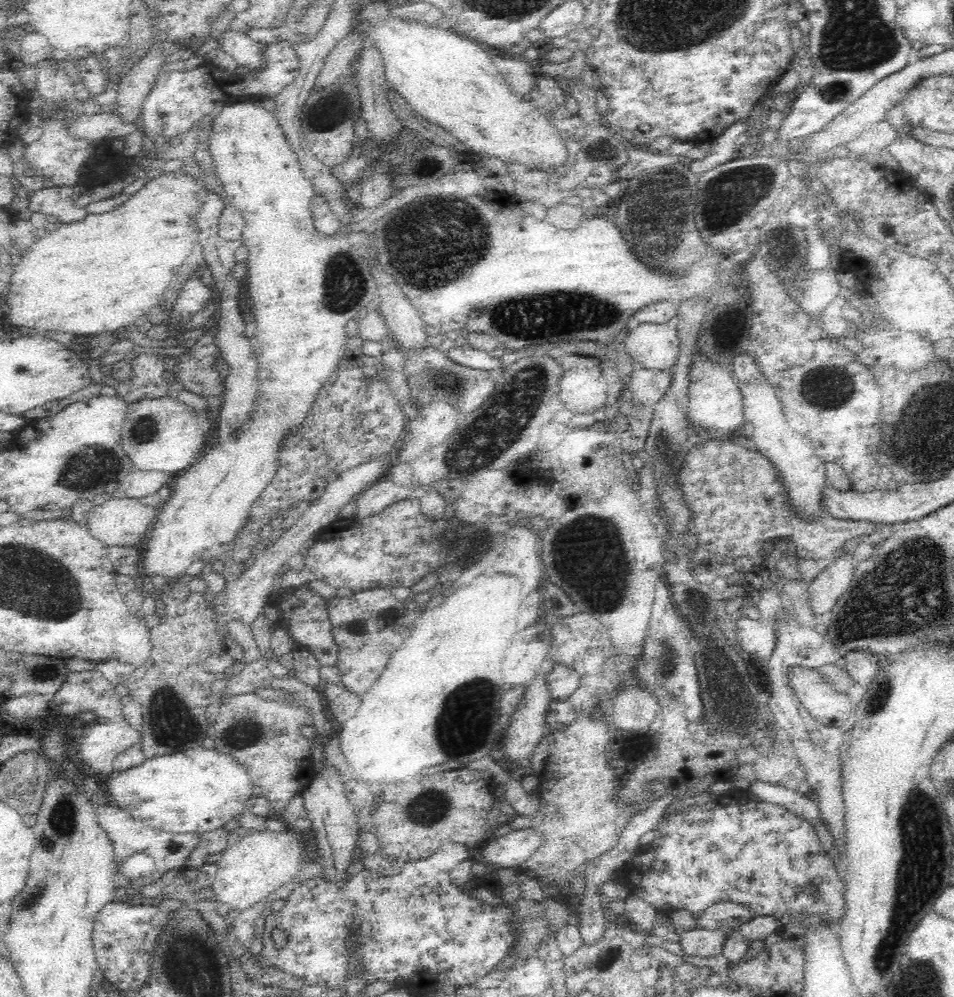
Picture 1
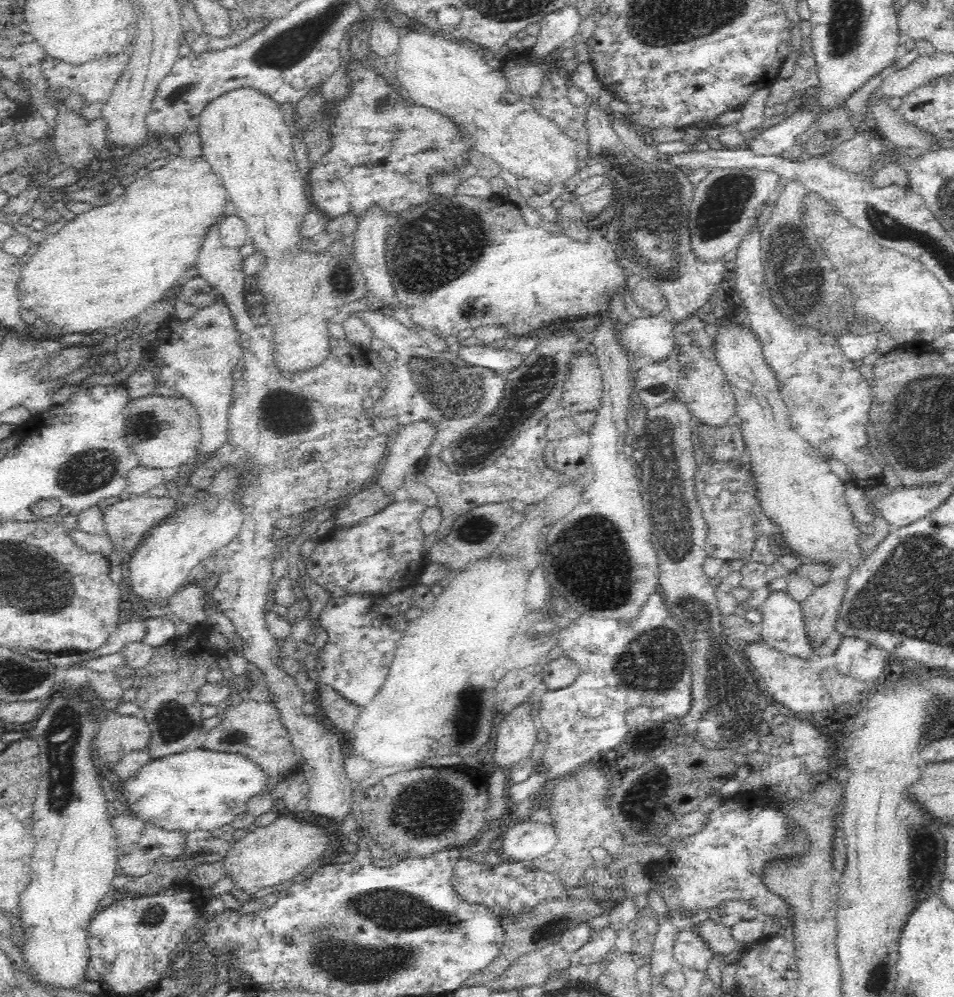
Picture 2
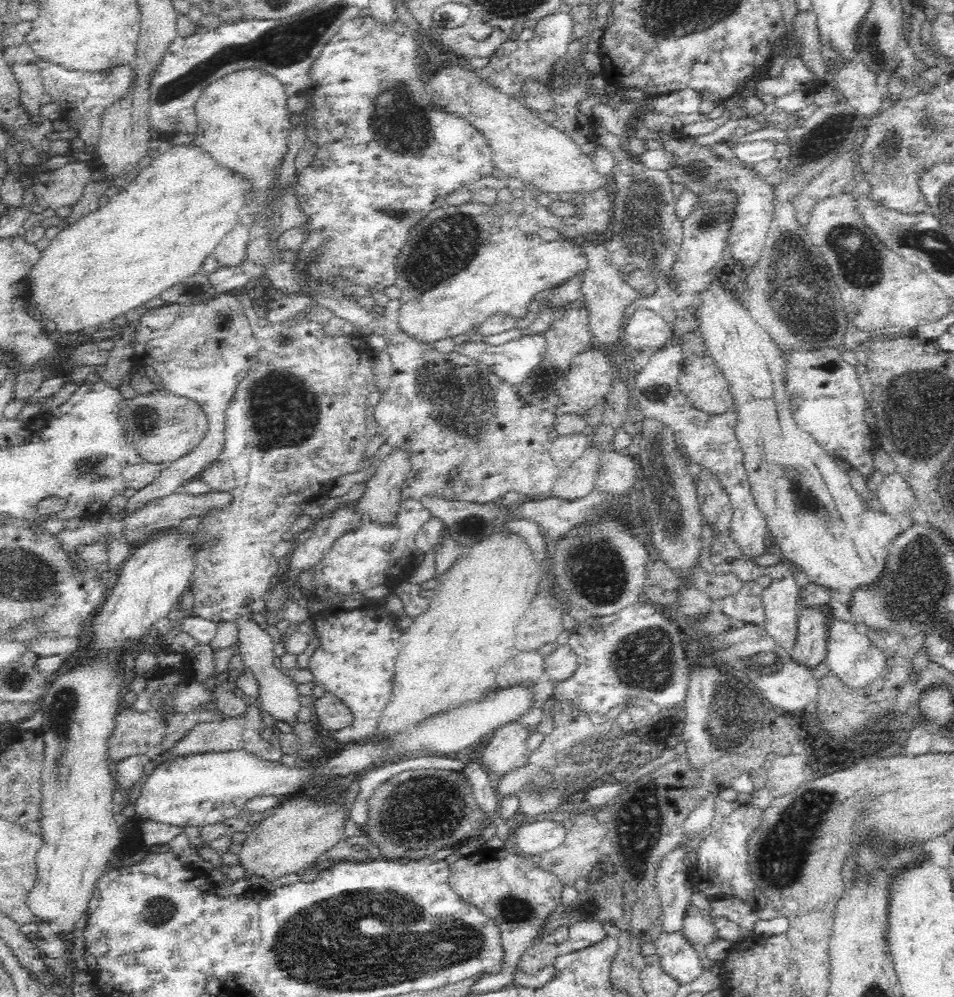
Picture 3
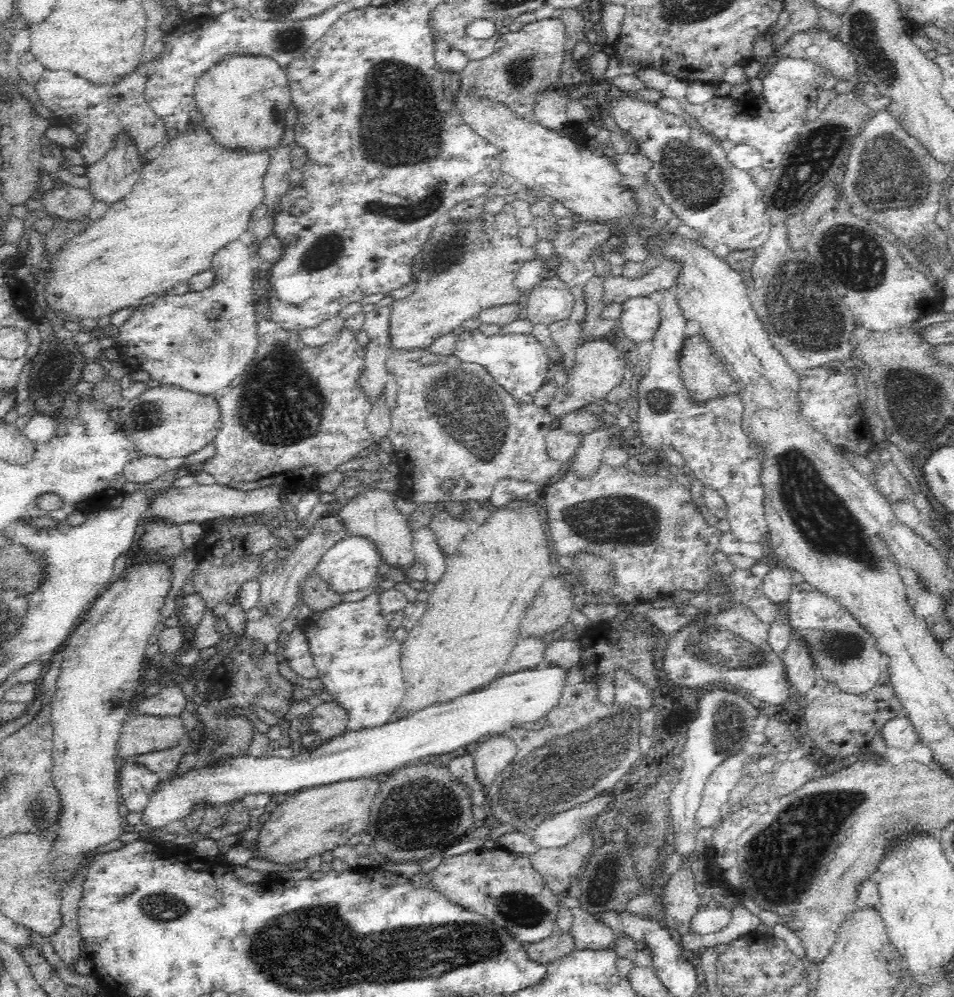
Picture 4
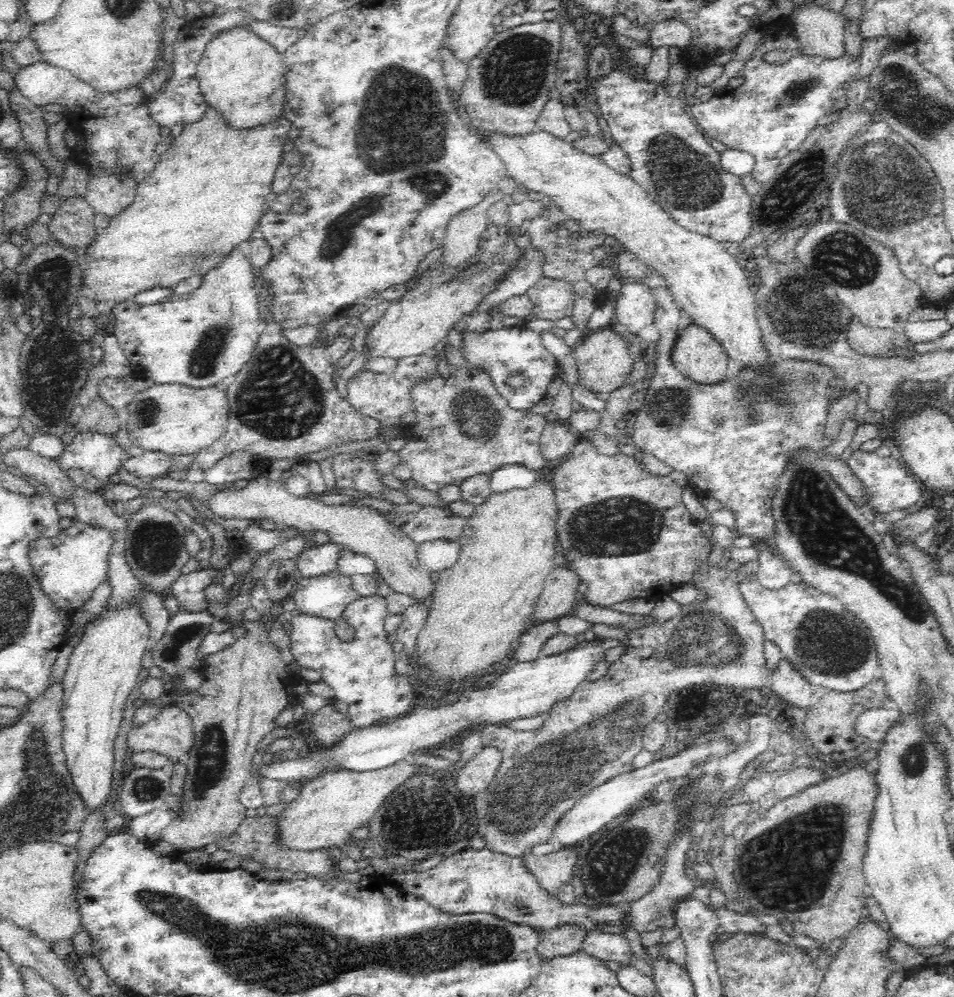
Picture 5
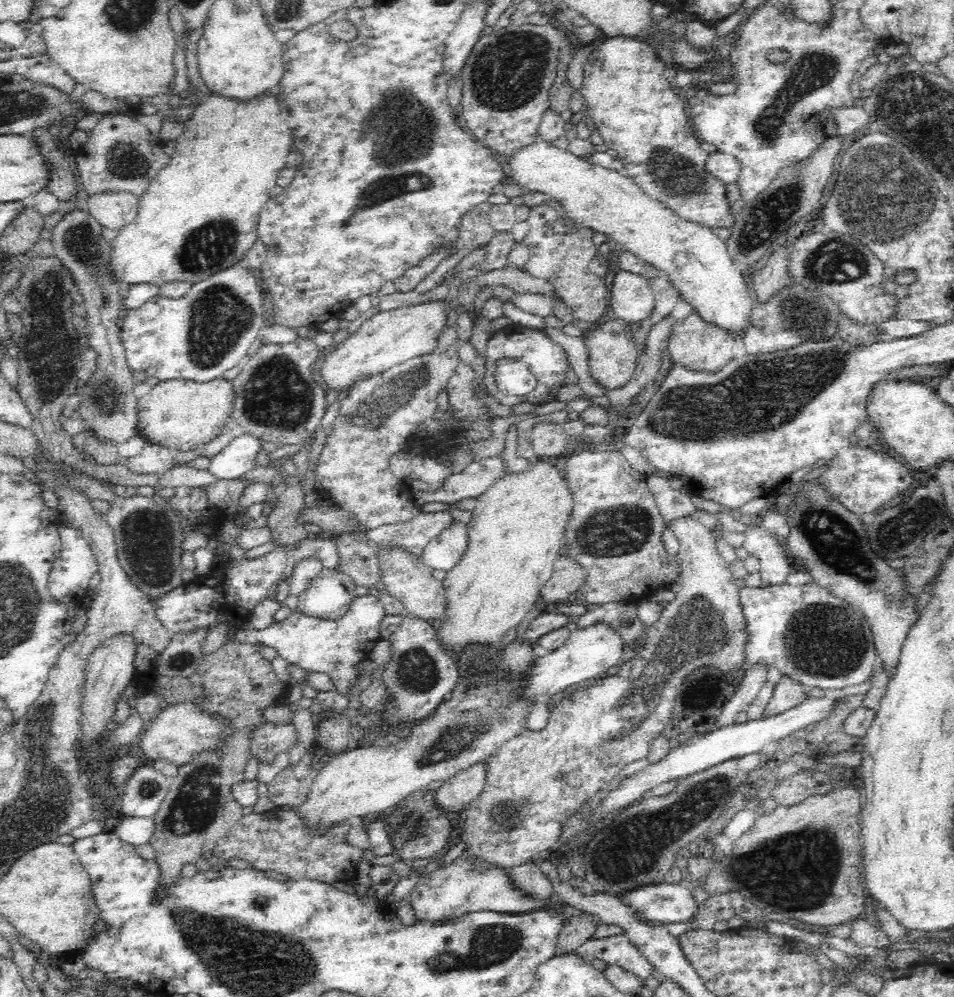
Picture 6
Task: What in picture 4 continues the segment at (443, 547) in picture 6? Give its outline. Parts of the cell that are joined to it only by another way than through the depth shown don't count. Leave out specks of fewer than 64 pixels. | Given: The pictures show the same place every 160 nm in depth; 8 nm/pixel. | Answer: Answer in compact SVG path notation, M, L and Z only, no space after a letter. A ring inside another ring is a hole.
M424 527L412 535L415 560L418 560L427 572L427 585L433 586L444 574L447 557L442 554L430 527Z

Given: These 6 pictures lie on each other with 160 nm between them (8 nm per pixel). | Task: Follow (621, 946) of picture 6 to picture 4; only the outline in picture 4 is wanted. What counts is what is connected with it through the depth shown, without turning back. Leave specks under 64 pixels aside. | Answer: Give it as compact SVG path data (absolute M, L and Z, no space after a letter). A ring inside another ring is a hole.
M576 907L571 910L574 916L569 932L574 939L576 950L604 950L615 948L616 935L612 928L603 924L596 915L584 913Z

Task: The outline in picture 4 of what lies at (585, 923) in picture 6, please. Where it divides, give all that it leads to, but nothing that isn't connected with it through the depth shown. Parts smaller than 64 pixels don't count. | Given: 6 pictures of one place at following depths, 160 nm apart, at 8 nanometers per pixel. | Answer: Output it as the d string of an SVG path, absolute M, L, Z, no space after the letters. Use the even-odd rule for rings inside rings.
M570 933L552 934L539 943L536 942L525 947L530 960L547 965L574 949L574 939Z

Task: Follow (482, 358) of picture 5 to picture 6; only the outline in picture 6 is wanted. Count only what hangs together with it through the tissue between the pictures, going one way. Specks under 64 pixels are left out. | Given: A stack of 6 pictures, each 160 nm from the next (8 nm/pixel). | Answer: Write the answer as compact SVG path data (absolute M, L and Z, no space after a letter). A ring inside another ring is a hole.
M511 324L503 329L498 329L488 339L483 352L485 358L486 374L484 374L484 385L494 399L498 400L500 405L514 406L517 402L526 401L537 405L543 405L557 399L558 391L564 386L564 376L568 368L567 352L562 345L556 344L546 333L533 328ZM500 360L520 360L525 363L531 372L537 377L537 386L526 394L523 398L517 398L513 395L502 395L498 391L495 380L495 370L499 366Z

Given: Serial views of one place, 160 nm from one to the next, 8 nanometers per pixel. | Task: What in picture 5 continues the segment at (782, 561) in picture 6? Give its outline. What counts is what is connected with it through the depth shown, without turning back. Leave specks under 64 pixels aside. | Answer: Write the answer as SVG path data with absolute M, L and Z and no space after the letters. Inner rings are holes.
M760 540L758 544L754 543L753 547L756 548L755 559L759 564L757 577L762 586L768 590L782 590L790 583L793 570L773 553L770 544L766 546L763 540Z

